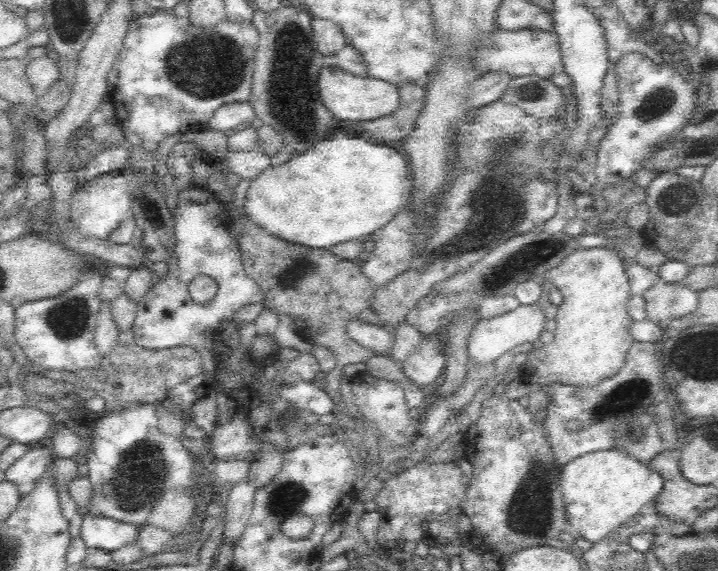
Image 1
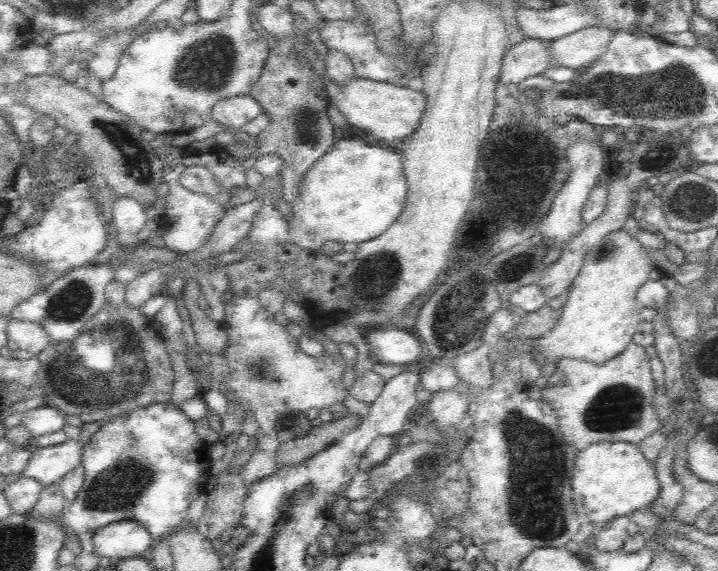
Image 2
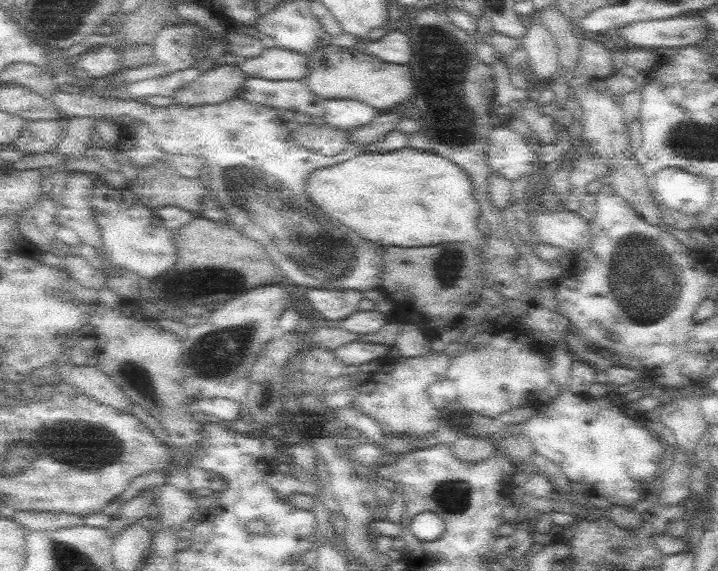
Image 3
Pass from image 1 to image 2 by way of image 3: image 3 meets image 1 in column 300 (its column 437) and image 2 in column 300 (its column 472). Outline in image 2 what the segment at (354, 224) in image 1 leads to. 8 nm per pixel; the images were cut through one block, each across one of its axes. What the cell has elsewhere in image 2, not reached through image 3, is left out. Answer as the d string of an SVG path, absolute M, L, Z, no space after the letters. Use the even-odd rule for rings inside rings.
M338 140L332 148L316 159L300 182L300 196L296 196L288 221L290 242L301 248L316 251L326 242L361 243L380 236L402 212L407 196L406 180L402 174L402 157L388 148L368 146L358 140Z

